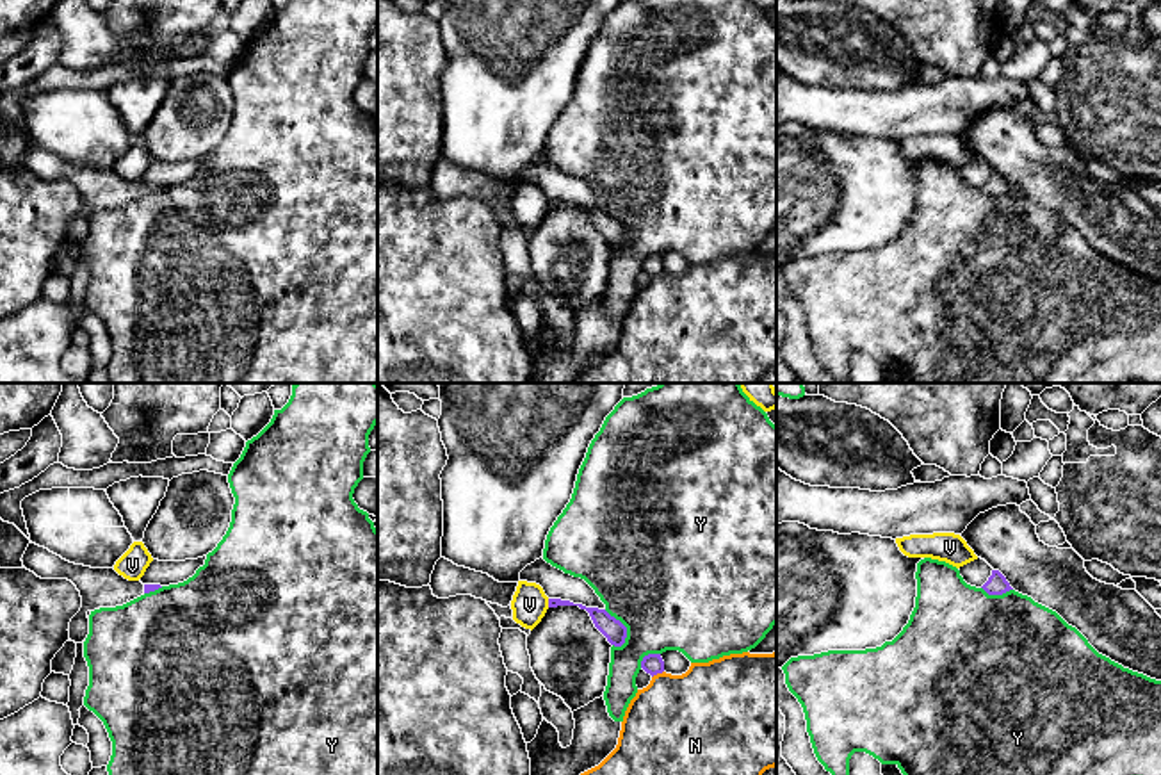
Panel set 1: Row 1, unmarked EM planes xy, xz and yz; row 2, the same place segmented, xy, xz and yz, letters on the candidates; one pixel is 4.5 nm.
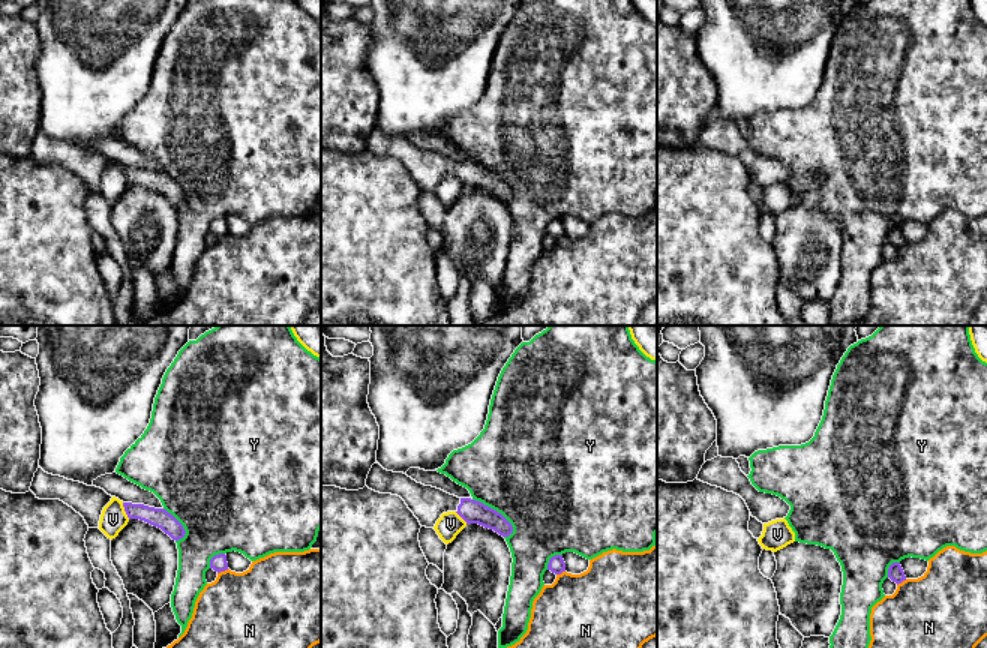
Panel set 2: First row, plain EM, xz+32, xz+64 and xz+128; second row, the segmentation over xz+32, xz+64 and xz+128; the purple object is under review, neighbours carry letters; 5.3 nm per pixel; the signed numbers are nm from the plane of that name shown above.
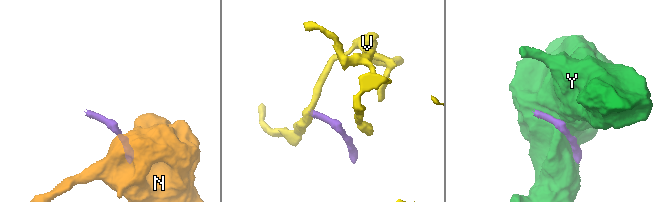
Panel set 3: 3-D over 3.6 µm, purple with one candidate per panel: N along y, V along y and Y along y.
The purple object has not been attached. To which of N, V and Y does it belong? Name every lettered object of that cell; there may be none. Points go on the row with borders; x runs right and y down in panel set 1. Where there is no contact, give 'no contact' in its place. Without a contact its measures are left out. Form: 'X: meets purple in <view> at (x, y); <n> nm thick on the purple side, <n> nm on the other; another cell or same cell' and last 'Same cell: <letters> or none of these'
N: meets purple in xz at (657, 672); 90 nm thick on the purple side, 440 nm on the other; another cell
V: meets purple in xz at (549, 603); 80 nm thick on the purple side, 160 nm on the other; another cell
Y: meets purple in xz at (625, 628); 100 nm thick on the purple side, 500 nm on the other; another cell
Same cell: none of these

